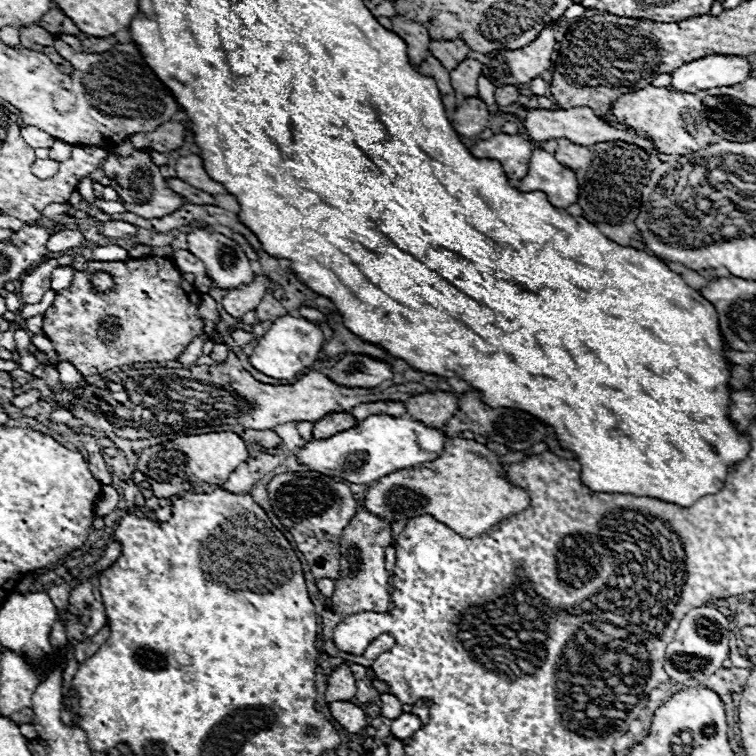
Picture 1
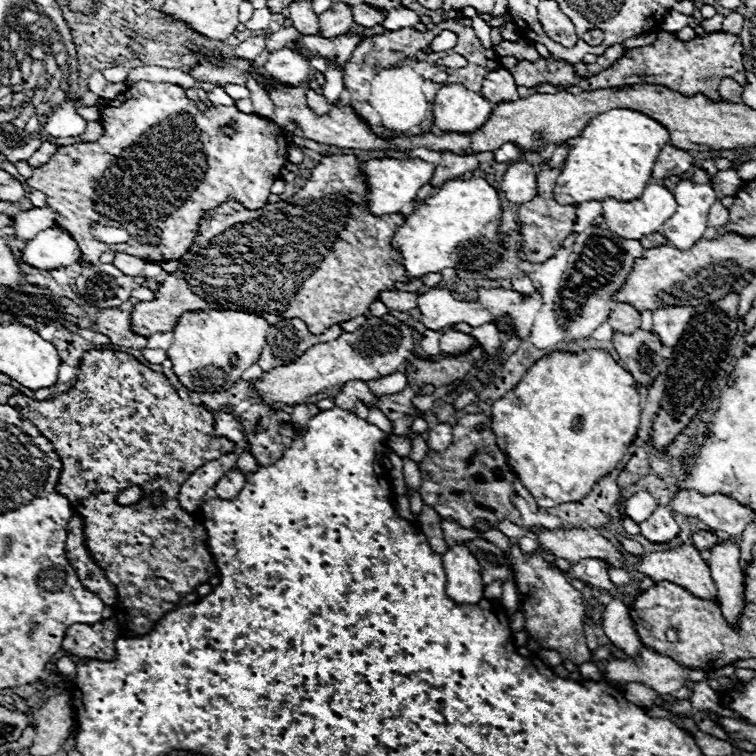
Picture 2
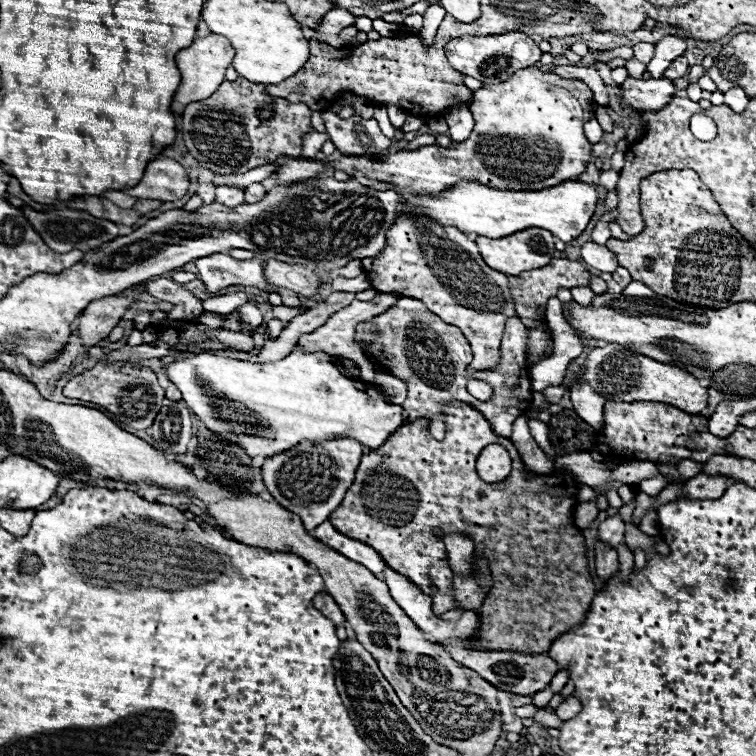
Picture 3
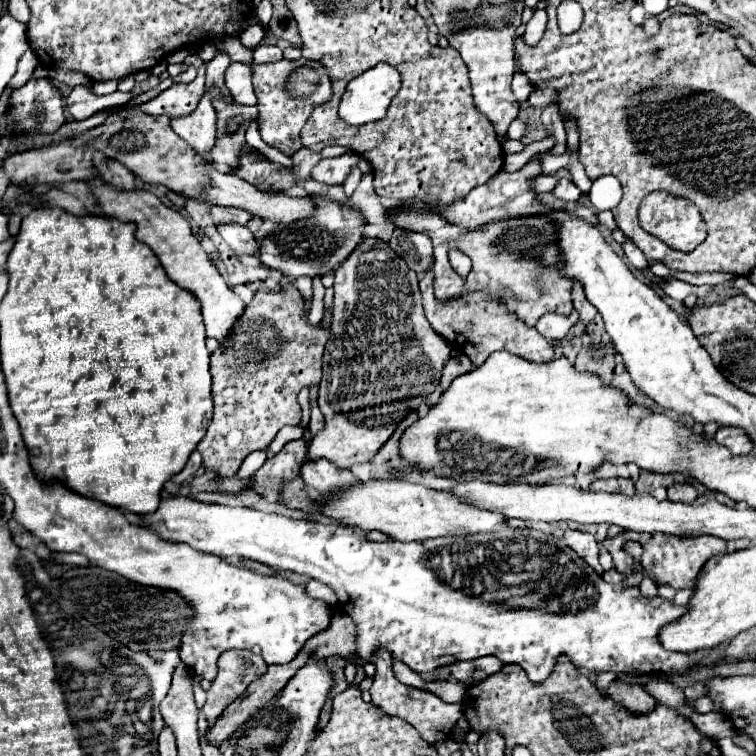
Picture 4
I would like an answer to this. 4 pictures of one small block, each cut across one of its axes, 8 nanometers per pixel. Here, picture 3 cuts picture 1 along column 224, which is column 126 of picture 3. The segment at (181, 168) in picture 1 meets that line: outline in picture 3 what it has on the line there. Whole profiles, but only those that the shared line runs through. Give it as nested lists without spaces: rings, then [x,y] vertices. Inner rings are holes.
[[[162,156],[148,164],[144,178],[134,188],[126,188],[124,192],[134,198],[174,202],[188,192],[188,186],[190,180],[184,166],[172,158]]]

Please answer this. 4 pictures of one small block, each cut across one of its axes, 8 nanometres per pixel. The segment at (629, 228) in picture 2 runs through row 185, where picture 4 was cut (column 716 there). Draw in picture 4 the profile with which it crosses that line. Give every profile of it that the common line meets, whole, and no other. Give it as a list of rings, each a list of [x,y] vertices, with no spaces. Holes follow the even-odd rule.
[[[170,496],[170,498],[162,498],[160,506],[156,512],[152,514],[146,514],[146,516],[140,516],[144,526],[150,528],[152,532],[160,534],[162,538],[166,538],[168,542],[184,542],[200,552],[208,552],[208,554],[214,554],[214,556],[220,556],[220,558],[226,558],[226,556],[240,556],[240,558],[246,558],[246,560],[256,560],[256,562],[262,562],[266,566],[272,566],[272,568],[278,568],[282,572],[296,572],[296,574],[304,574],[312,580],[318,580],[322,584],[328,584],[336,596],[338,596],[338,604],[340,608],[352,618],[352,622],[356,624],[356,648],[358,648],[358,654],[360,658],[364,660],[370,660],[378,650],[388,650],[396,660],[404,662],[406,666],[410,666],[414,672],[418,674],[428,674],[432,672],[436,666],[440,666],[442,662],[438,662],[438,658],[442,656],[454,656],[456,660],[472,660],[472,658],[478,658],[478,656],[496,656],[500,658],[504,664],[520,664],[528,678],[532,682],[542,682],[548,678],[548,674],[552,672],[554,664],[556,664],[556,658],[560,654],[566,654],[568,660],[576,666],[576,668],[586,668],[594,674],[598,672],[614,672],[614,674],[622,674],[622,672],[632,672],[632,674],[638,674],[638,672],[646,672],[646,674],[652,674],[652,672],[684,672],[688,668],[692,668],[694,664],[700,664],[700,658],[702,656],[708,656],[712,660],[722,660],[724,658],[724,652],[720,648],[716,650],[708,650],[708,652],[698,652],[698,654],[678,654],[678,652],[668,652],[662,648],[662,644],[658,642],[658,630],[672,622],[672,620],[678,620],[684,612],[686,612],[686,606],[674,606],[672,602],[668,600],[662,600],[662,598],[644,598],[640,596],[640,590],[634,586],[608,586],[608,584],[594,584],[594,582],[602,582],[598,574],[594,574],[594,570],[572,550],[566,546],[564,538],[558,538],[554,534],[546,534],[542,530],[536,530],[536,528],[502,528],[502,530],[496,530],[496,532],[488,532],[488,534],[470,534],[470,536],[460,536],[460,538],[432,538],[432,540],[422,540],[422,542],[398,542],[398,540],[386,540],[386,542],[372,542],[368,540],[365,534],[359,531],[356,527],[345,526],[342,524],[320,524],[320,522],[308,522],[308,520],[294,520],[294,518],[288,518],[288,516],[282,516],[282,514],[266,514],[266,512],[260,512],[260,510],[252,510],[252,508],[240,508],[240,506],[224,506],[224,504],[204,504],[204,502],[198,502],[194,498],[186,498],[186,496]],[[532,566],[538,566],[540,570],[540,580],[534,576],[534,568]],[[580,606],[586,606],[588,610],[584,612],[582,616],[582,608]],[[586,620],[586,628],[580,628],[582,622]]]

